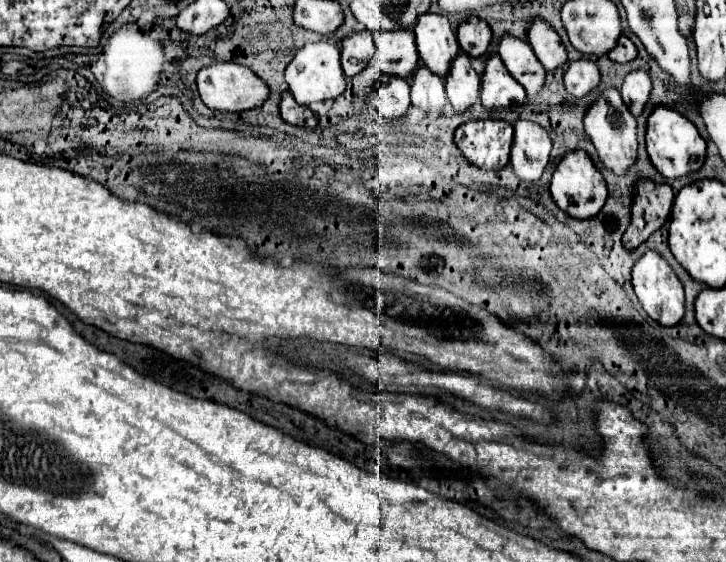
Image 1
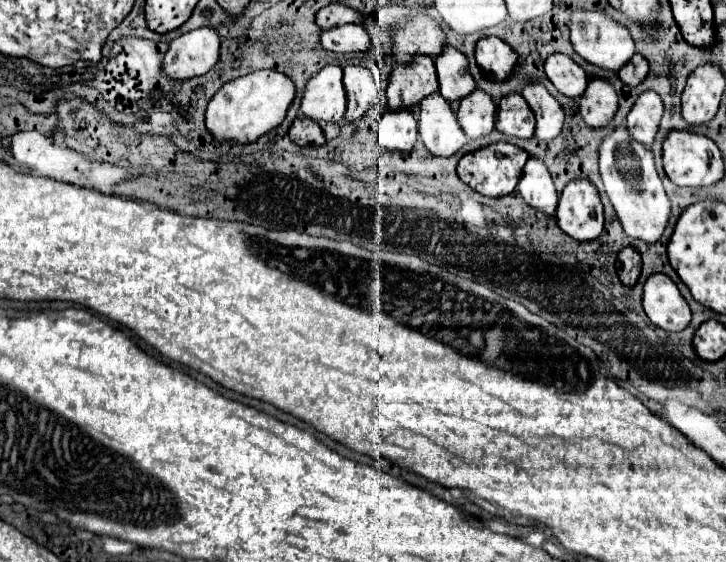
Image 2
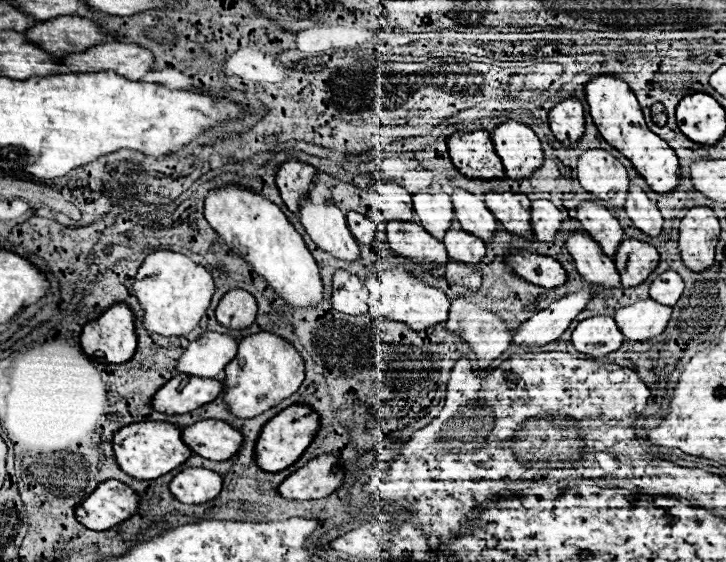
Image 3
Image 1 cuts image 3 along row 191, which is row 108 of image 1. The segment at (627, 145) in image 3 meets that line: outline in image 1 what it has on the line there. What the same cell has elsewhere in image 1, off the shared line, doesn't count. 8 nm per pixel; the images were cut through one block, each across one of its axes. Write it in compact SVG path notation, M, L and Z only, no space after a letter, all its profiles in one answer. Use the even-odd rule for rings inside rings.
M654 106L648 116L648 122L646 122L646 150L648 150L652 164L666 178L678 178L678 176L684 176L702 166L704 156L706 156L706 142L698 134L696 126L684 114L680 114L676 108Z

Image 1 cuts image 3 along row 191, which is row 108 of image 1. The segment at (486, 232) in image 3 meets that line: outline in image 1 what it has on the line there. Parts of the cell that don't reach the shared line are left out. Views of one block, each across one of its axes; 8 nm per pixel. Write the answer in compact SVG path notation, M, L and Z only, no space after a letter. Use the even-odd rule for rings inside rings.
M458 54L450 62L450 68L448 68L444 82L446 82L448 100L456 112L466 110L474 100L478 100L480 76L470 66L470 58L466 54Z

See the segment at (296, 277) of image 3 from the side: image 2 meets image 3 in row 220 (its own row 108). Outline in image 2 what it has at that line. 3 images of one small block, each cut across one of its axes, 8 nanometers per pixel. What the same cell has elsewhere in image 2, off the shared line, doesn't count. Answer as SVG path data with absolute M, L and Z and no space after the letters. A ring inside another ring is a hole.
M258 70L224 84L210 100L206 110L206 128L218 142L252 144L282 124L296 96L294 82L276 70Z

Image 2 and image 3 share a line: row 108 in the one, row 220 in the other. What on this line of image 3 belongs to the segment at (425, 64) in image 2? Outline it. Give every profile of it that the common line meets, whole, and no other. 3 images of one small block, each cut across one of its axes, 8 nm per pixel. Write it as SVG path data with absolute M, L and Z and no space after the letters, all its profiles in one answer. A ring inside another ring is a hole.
M388 222L388 244L390 250L398 256L410 258L412 262L420 264L422 268L444 266L448 262L444 244L430 236L420 224L416 222Z

